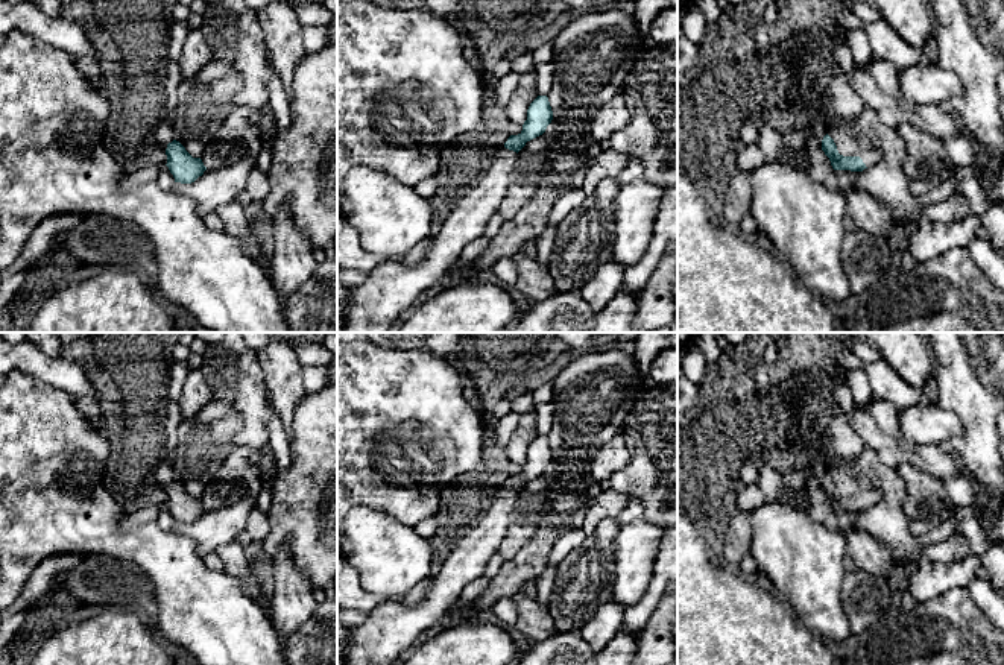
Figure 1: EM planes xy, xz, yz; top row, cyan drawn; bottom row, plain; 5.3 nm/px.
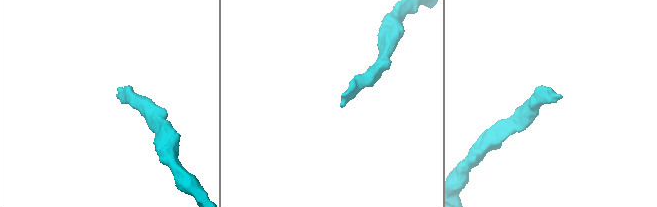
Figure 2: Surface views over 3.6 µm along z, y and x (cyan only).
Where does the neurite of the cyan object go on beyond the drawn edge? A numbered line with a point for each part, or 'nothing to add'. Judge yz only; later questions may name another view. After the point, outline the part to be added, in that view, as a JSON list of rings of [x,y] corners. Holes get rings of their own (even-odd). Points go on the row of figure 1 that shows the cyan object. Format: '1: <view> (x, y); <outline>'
1: yz (848, 144); [[[834,120],[828,135],[834,140],[837,150],[843,156],[860,156],[866,167],[872,167],[881,159],[882,152],[870,144],[863,144],[848,123]]]

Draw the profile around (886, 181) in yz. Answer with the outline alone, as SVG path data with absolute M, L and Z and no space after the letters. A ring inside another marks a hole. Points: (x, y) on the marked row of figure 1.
M869 105L852 118L835 118L848 123L852 134L863 143L882 152L879 161L860 172L857 188L886 203L896 223L916 223L922 217L922 203L910 191L904 172L905 144L895 129L886 126Z

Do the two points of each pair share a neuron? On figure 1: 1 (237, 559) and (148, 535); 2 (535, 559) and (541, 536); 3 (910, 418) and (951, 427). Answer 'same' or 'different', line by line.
1: different
2: same
3: same

